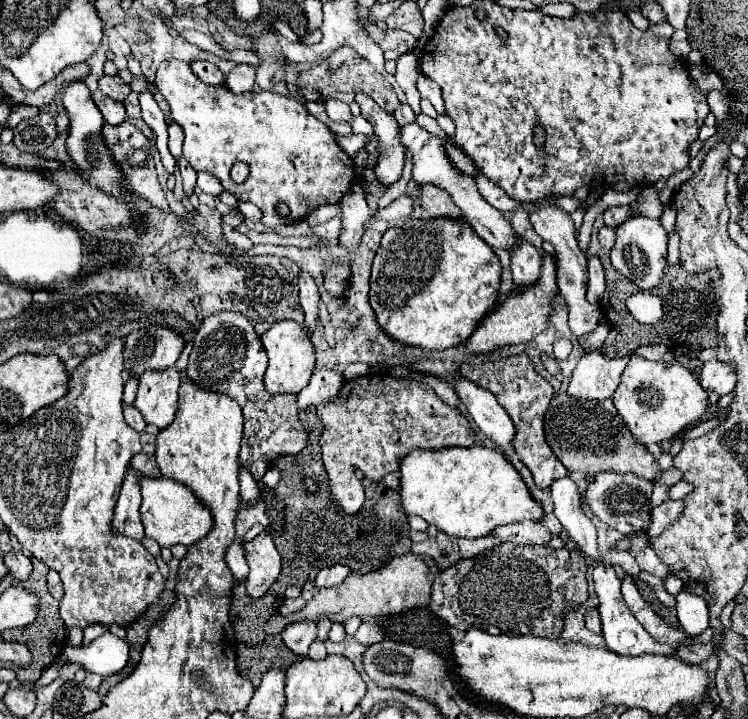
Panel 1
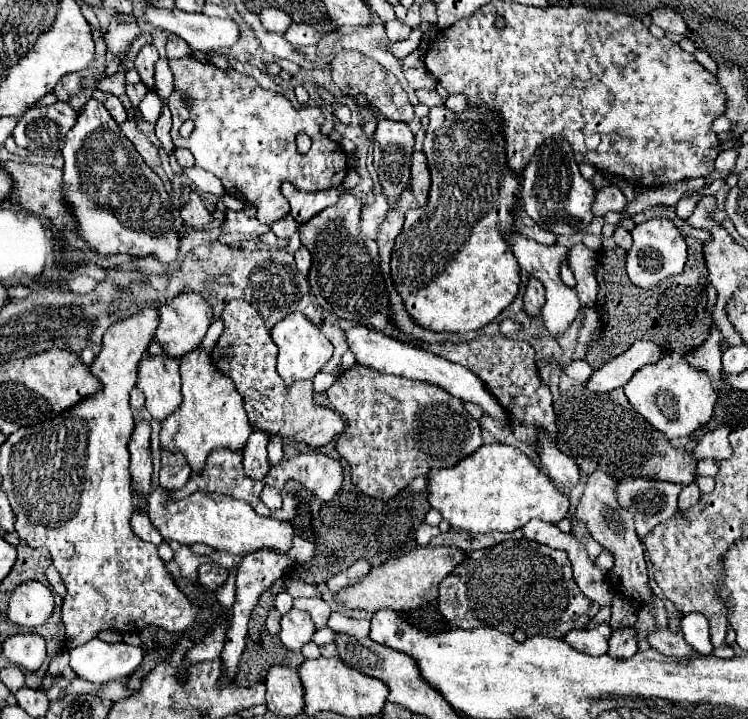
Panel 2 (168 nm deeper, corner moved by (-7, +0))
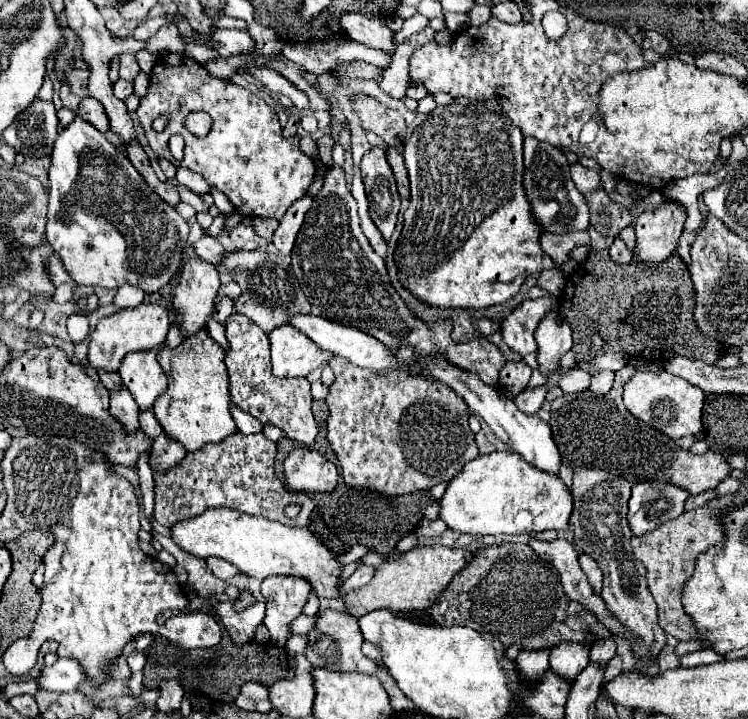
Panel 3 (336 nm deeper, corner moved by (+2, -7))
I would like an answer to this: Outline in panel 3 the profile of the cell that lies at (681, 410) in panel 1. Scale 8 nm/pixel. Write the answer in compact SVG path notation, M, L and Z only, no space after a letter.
M638 371L624 383L624 405L634 417L662 431L670 439L696 435L702 429L702 389L690 385L688 381L682 381L680 377L674 377L668 371Z

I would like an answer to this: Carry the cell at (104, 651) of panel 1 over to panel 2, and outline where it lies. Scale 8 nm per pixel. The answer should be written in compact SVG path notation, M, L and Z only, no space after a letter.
M99 638L73 648L69 666L77 674L93 684L105 684L123 676L131 676L143 662L143 650L129 644L107 644Z

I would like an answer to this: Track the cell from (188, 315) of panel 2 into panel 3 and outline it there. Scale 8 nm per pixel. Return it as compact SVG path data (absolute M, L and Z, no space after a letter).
M188 257L184 261L184 273L180 279L180 285L174 291L172 297L172 313L174 313L174 327L180 329L182 339L192 337L194 333L206 329L208 317L214 311L214 299L218 295L220 289L220 279L218 279L218 271L212 263L200 259L200 257Z

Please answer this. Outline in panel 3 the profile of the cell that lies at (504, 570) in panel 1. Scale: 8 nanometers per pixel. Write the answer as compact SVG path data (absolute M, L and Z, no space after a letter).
M516 543L480 549L438 595L430 615L442 627L466 625L492 633L504 647L516 643L522 649L550 649L564 641L592 645L610 637L608 629L590 611L566 597L558 581L558 571L548 561L542 561L528 545Z

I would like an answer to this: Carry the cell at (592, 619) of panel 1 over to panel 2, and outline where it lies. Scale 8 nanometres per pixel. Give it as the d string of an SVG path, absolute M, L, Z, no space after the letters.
M599 624L594 628L585 628L585 630L571 630L563 639L579 652L601 656L601 654L607 654L609 636L611 636L609 624Z

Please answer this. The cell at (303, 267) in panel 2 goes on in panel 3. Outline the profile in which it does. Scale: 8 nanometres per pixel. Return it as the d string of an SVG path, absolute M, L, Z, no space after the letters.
M306 195L298 201L294 201L294 205L290 205L290 209L284 213L284 217L280 219L280 225L272 237L272 243L278 247L280 253L290 255L292 253L292 245L294 239L304 223L304 215L308 213L308 209L314 205L314 197Z

